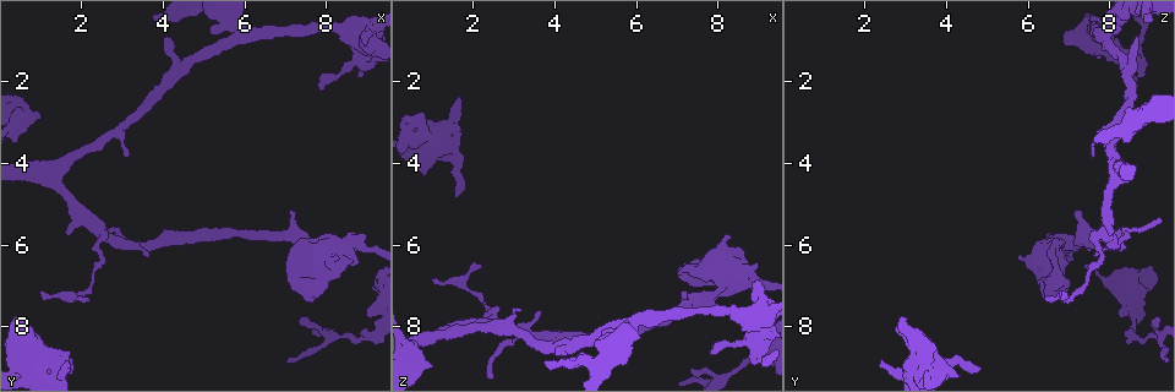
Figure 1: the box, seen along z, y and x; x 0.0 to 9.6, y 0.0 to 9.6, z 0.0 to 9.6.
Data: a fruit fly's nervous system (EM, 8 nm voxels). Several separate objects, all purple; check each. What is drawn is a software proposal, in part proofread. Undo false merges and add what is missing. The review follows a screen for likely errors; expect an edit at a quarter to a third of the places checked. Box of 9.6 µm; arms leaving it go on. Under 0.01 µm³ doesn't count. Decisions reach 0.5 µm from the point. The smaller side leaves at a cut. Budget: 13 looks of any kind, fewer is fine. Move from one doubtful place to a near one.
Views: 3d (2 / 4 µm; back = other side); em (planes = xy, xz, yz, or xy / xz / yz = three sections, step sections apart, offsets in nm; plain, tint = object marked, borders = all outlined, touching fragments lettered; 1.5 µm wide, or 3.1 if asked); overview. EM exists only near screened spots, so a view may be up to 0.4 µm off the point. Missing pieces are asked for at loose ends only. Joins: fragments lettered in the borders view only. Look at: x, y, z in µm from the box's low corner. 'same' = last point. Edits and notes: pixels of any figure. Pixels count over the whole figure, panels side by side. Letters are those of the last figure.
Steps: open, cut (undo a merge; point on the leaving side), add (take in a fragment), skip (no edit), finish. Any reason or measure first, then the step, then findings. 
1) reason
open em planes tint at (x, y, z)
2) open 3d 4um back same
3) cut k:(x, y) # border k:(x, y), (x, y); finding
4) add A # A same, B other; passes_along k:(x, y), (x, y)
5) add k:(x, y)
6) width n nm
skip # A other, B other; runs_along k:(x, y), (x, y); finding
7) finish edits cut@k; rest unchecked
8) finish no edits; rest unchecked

free end
open 3d 4um at (2.15, 7.30, 6.45)

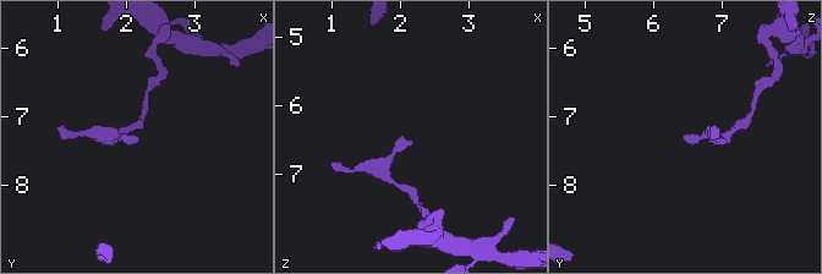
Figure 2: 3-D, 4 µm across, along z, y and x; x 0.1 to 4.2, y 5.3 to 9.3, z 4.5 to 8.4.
open em planes borders at (2.20, 7.35, 6.50)

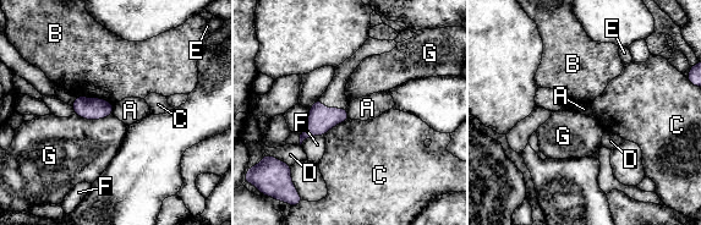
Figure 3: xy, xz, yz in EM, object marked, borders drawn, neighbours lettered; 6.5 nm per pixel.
width 140 nm
skip # A other, B other, C other, D other, E other, F other, G other; no lettered fragment goes on from it

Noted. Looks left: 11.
branch stops here
open 3d 4um at (1.70, 5.75, 8.05)

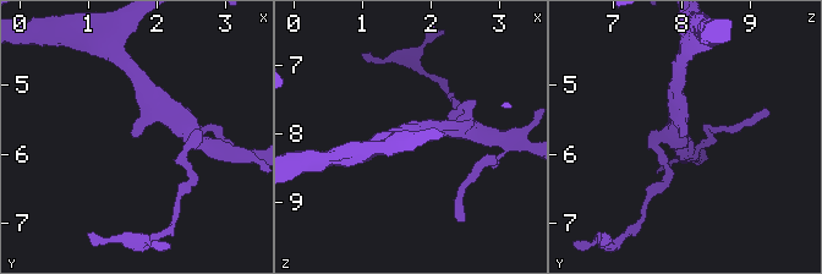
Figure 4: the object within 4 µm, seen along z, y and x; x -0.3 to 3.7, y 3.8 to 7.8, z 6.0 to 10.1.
arm_widths 280, 280 nm; shape alone is not enough
open em planes tint at (1.65, 5.75, 7.95)

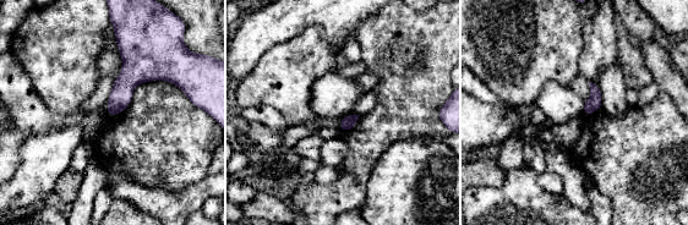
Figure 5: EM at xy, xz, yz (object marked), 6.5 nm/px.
see the neighbours
open em planes borders same

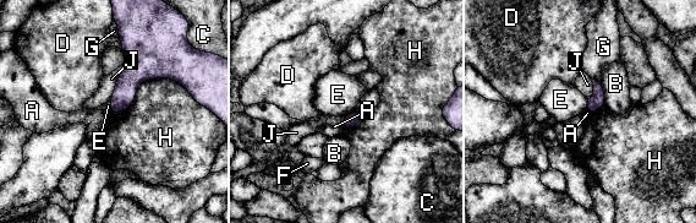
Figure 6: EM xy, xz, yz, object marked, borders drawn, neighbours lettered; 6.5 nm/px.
skip # A other, B other, C other, D other, E other, F other, G other, H other, J other; border 6:(110, 99), (111, 112); none of them fits

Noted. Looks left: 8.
thick end
open 3d 2um at (1.00, 2.85, 9.00)

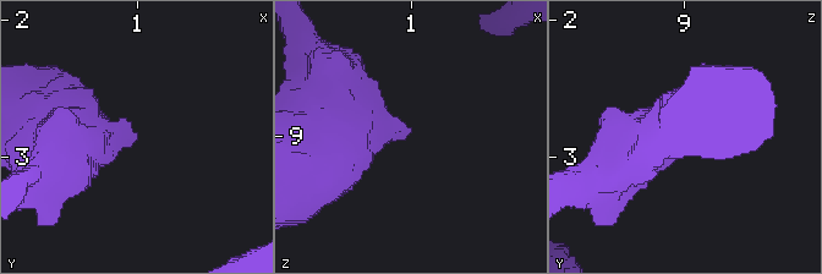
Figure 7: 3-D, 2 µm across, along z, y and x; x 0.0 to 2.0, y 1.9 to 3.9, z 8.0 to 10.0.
now the EM
open em planes borders at (0.96, 2.80, 8.96)

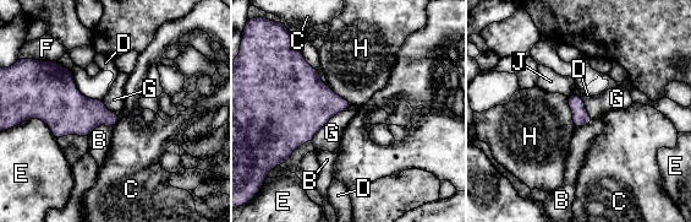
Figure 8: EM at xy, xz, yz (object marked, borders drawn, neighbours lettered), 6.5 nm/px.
skip # B other, C other, D other, E other, F other, G other, H other, J other; border 8:(351, 104), (338, 112), (311, 140); none of them fits

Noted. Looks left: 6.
open em xy step 4 borders at (1.55, 9.00, 4.85)

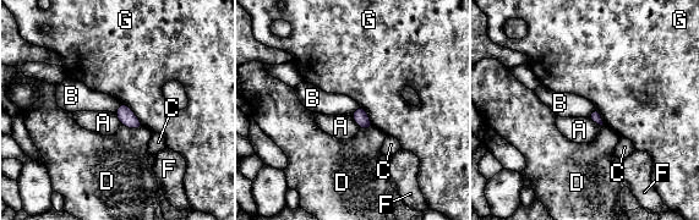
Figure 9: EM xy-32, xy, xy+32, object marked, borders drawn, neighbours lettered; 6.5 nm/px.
open em planes borders same

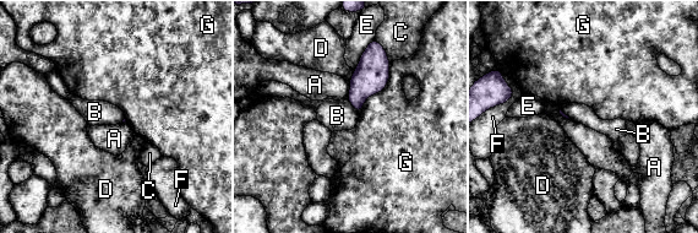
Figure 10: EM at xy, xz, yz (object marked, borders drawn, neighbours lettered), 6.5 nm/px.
skip # A other, B other, C other, D other, E other, F other, G other; border 10:(347, 99), (358, 113); no lettered fragment goes on from it

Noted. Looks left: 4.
thick turns thin
open 3d 4um back at (8.90, 6.10, 6.95)

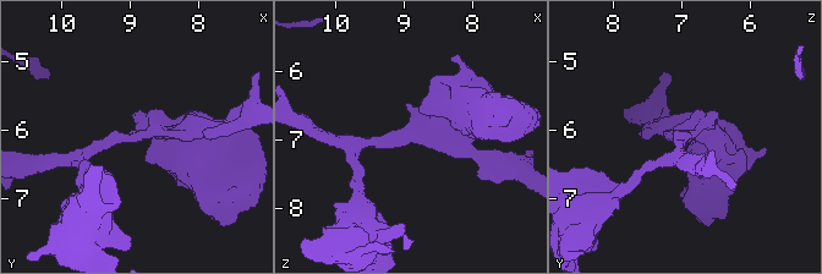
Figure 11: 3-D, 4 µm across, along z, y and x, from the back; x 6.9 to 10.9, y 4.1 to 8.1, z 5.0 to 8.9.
arm_widths 180, 480 nm
open em xy step 8 tint at (8.90, 6.05, 6.95)

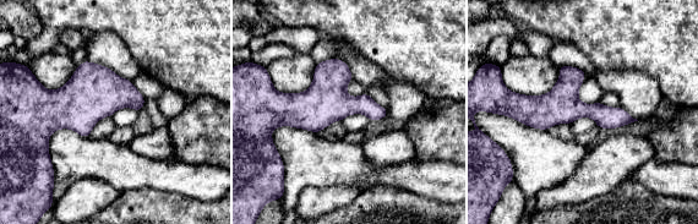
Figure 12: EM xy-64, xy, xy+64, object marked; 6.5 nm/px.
open em planes borders same

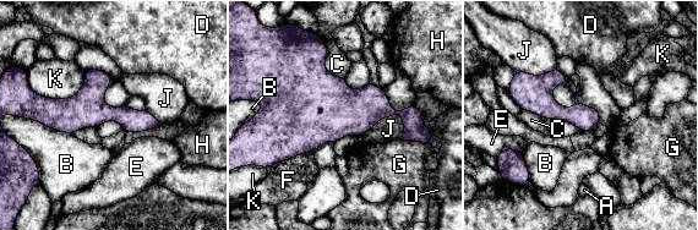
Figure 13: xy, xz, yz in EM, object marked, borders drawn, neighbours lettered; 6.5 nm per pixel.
skip # A other, B other, C other, D other, E other, F other, G other, H other, J other, K other; border 13:(403, 118), (382, 116), (363, 135); continuous, no second neuron

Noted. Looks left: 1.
finish no edits; rest unchecked

